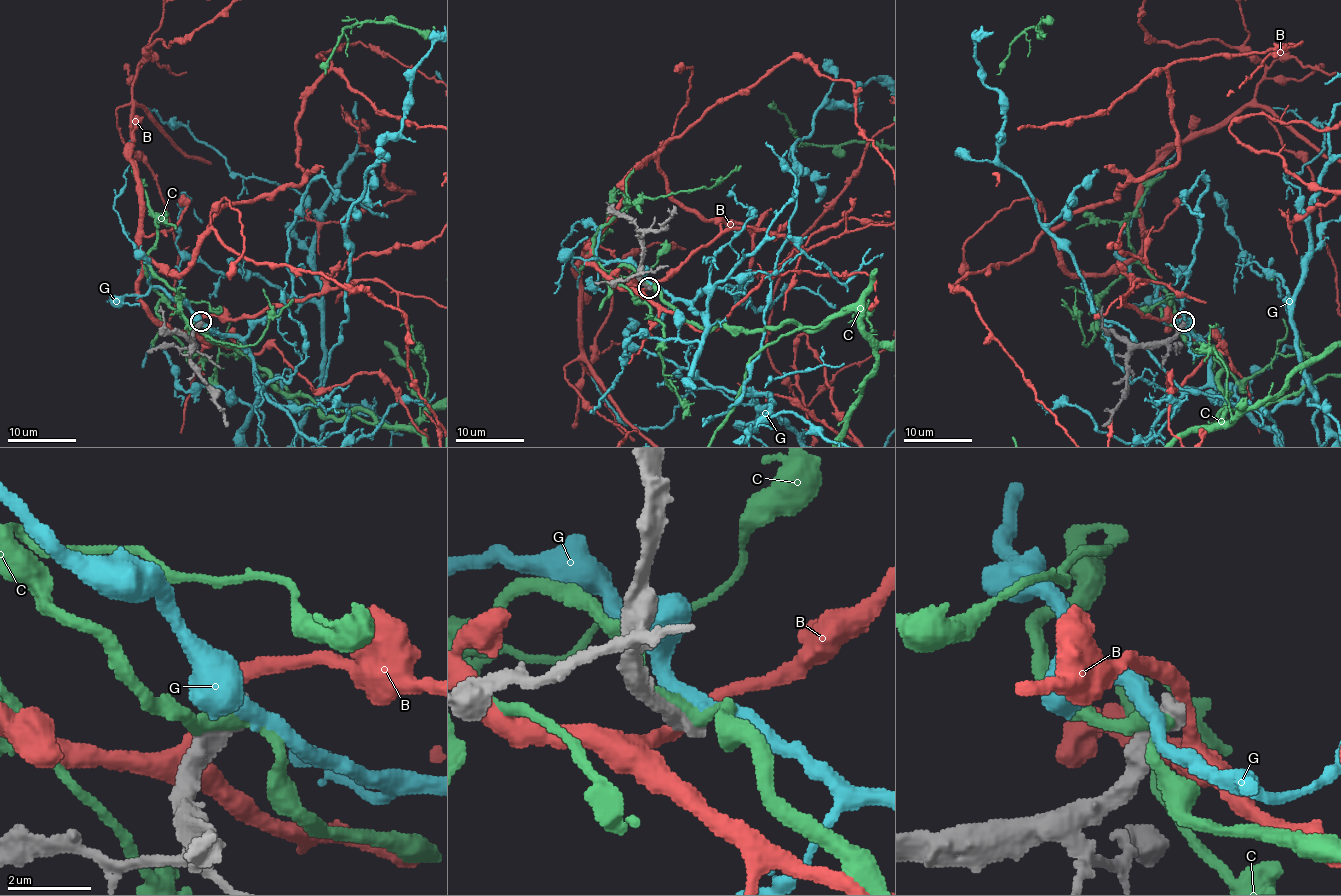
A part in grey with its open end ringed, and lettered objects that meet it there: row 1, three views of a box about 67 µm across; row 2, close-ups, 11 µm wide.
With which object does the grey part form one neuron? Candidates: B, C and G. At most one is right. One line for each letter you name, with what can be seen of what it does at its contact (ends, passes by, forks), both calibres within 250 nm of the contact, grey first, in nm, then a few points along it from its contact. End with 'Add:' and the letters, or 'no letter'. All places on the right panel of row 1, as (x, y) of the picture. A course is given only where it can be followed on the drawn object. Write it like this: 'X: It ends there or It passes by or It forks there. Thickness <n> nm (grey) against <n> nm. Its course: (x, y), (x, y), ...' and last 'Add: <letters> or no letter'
Add: no letter

